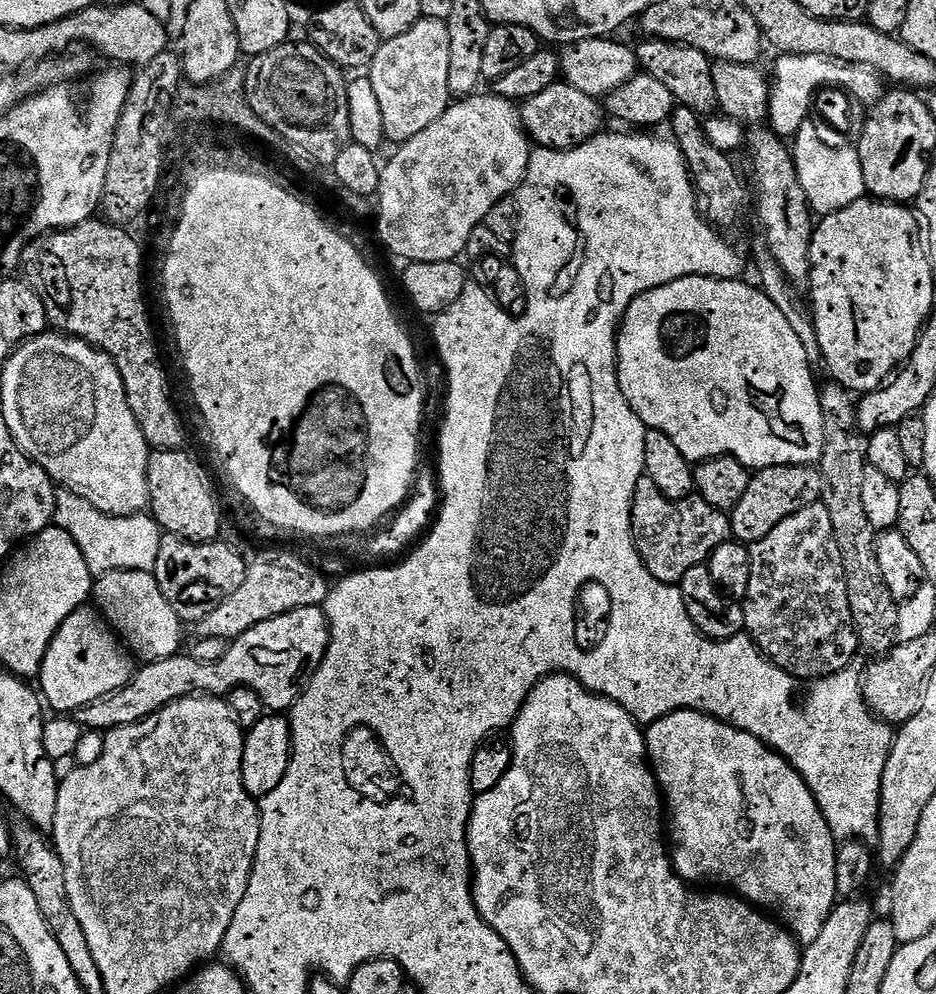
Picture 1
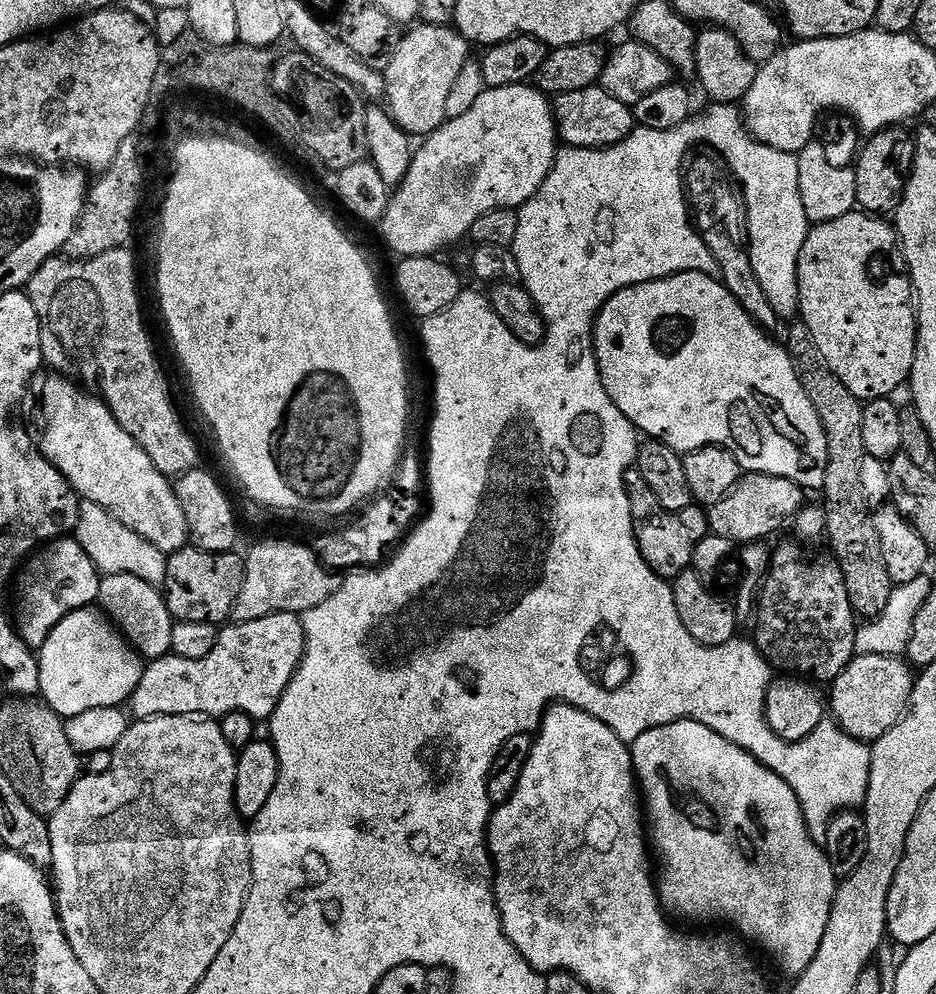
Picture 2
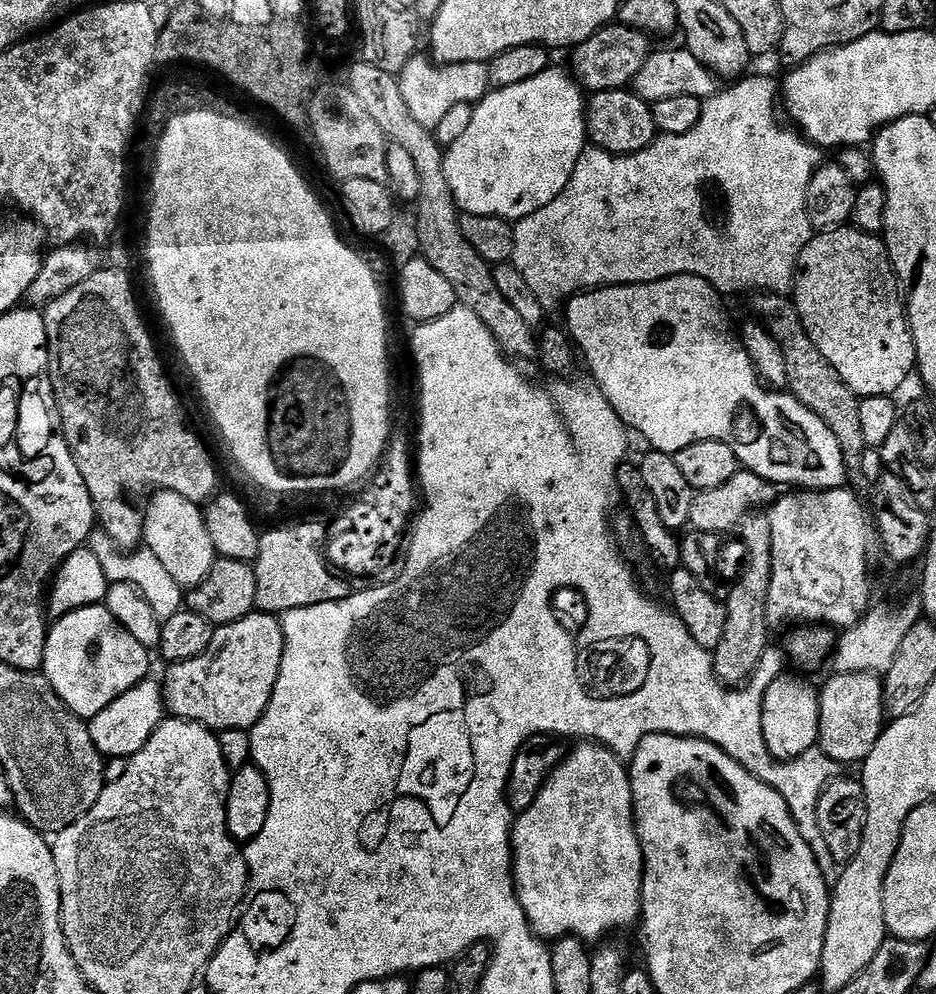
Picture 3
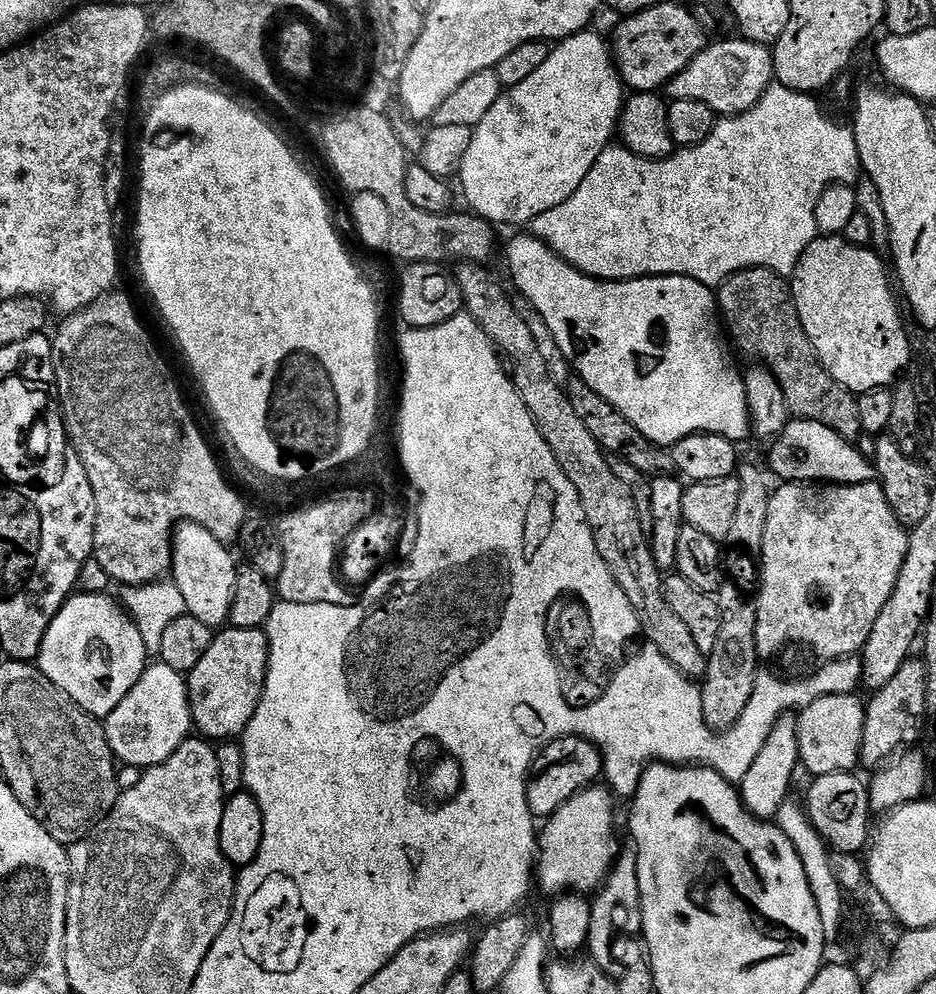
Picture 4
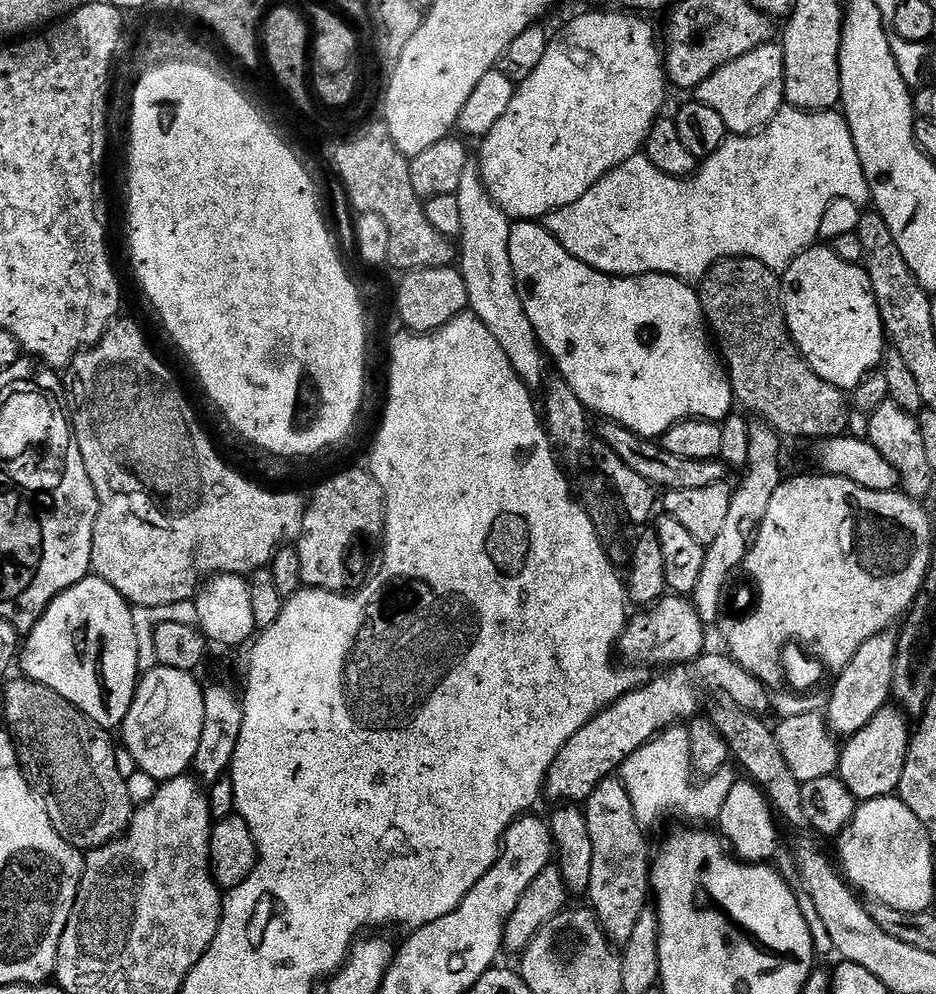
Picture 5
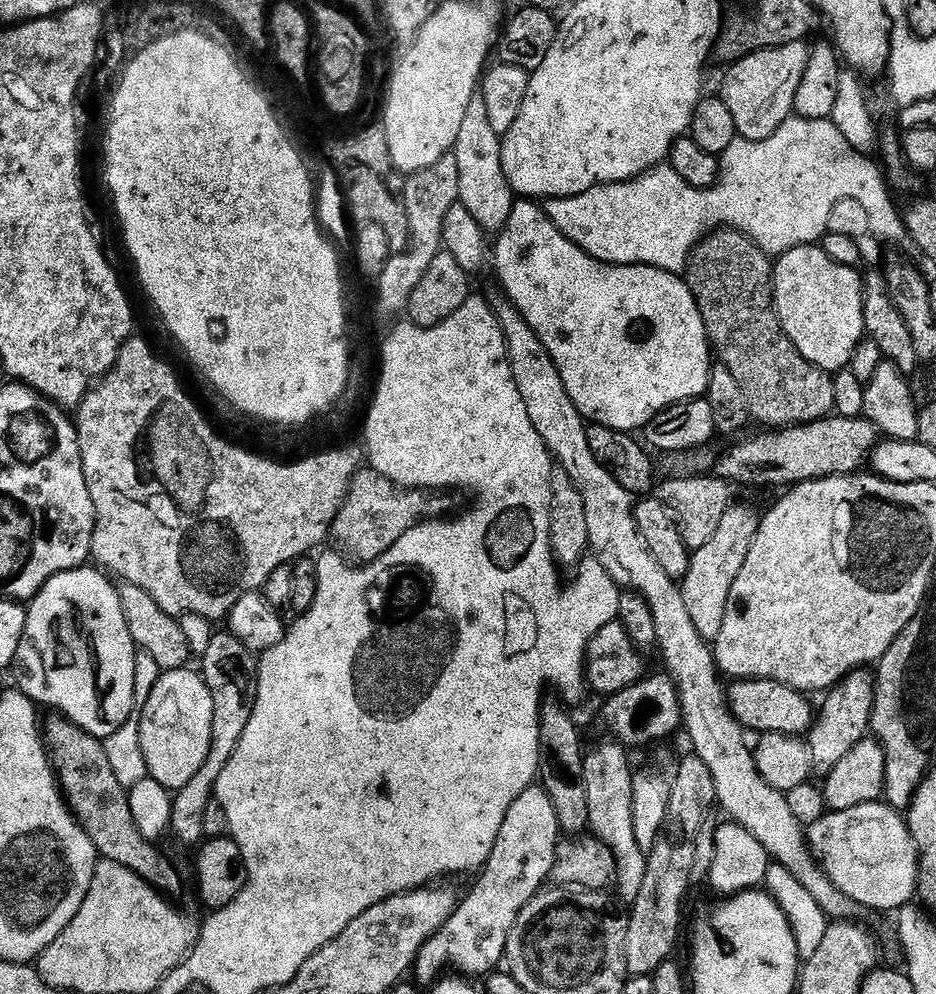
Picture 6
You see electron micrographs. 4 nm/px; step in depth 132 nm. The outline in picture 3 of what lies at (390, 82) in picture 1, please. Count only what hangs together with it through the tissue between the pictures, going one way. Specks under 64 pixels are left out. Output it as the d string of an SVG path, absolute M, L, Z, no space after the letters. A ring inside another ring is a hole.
M417 54L400 72L398 77L402 86L402 99L406 102L414 119L422 126L435 129L442 117L459 104L477 105L488 95L488 65L484 62L462 62L461 64L442 64L433 62L427 55Z

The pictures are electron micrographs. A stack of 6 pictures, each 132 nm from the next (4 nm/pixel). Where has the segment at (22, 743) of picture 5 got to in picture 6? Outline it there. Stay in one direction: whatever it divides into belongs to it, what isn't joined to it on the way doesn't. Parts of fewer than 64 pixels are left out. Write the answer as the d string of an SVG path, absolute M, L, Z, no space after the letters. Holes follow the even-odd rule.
M52 714L42 728L52 767L61 793L72 809L76 821L96 844L96 851L103 859L118 862L126 870L134 870L157 892L168 898L177 898L184 892L180 872L159 852L153 841L145 838L135 825L130 812L128 792L118 782L110 768L103 743L89 732L82 731L77 724L59 715Z

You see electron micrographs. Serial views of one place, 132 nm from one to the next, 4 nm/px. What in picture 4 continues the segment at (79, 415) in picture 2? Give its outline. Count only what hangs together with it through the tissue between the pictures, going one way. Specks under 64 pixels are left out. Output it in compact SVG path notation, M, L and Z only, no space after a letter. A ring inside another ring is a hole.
M183 523L175 529L172 541L172 566L170 580L182 590L186 598L187 615L198 618L211 628L220 628L227 623L234 590L238 563L227 552L225 545L210 530L197 524Z

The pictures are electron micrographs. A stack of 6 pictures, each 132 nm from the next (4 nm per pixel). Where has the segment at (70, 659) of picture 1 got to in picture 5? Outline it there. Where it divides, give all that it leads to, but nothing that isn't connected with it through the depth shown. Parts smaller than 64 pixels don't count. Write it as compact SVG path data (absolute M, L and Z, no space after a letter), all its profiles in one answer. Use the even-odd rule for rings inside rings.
M89 575L87 580L70 586L62 594L58 594L50 602L50 606L42 614L42 618L27 633L22 651L18 656L18 668L29 680L54 690L54 694L62 694L66 702L70 702L82 715L91 720L97 728L109 730L119 729L124 723L126 714L132 705L136 693L138 677L138 638L134 634L133 605L114 590L99 576Z

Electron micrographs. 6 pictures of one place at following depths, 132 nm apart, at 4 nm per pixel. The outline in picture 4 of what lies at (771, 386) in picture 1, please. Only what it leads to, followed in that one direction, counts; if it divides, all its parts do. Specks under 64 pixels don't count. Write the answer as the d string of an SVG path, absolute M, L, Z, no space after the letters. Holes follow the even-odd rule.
M531 234L516 236L509 242L508 264L512 267L512 280L516 283L517 290L520 291L519 295L528 300L530 306L534 306L534 310L538 310L542 322L546 322L546 326L550 326L550 334L554 334L554 342L558 342L558 350L562 350L562 354L568 359L573 373L584 379L586 386L590 386L590 390L602 394L602 398L606 398L606 402L610 402L610 406L617 408L635 428L642 430L642 434L646 434L646 438L650 438L650 442L661 446L671 446L677 444L682 438L693 436L699 432L718 434L733 442L749 439L750 425L746 406L746 386L741 369L739 367L736 369L736 364L732 361L733 349L726 339L726 332L722 327L722 317L718 311L718 296L713 289L694 278L685 276L643 276L641 280L596 280L594 277L570 267L565 260L561 260L558 254L554 254L554 250L550 250L548 244L543 244L538 237ZM789 419L782 435L771 441L772 453L768 456L768 464L772 472L784 482L827 482L830 484L871 484L876 480L876 470L873 461L857 448L855 443L843 440L834 430L822 426L822 422Z

